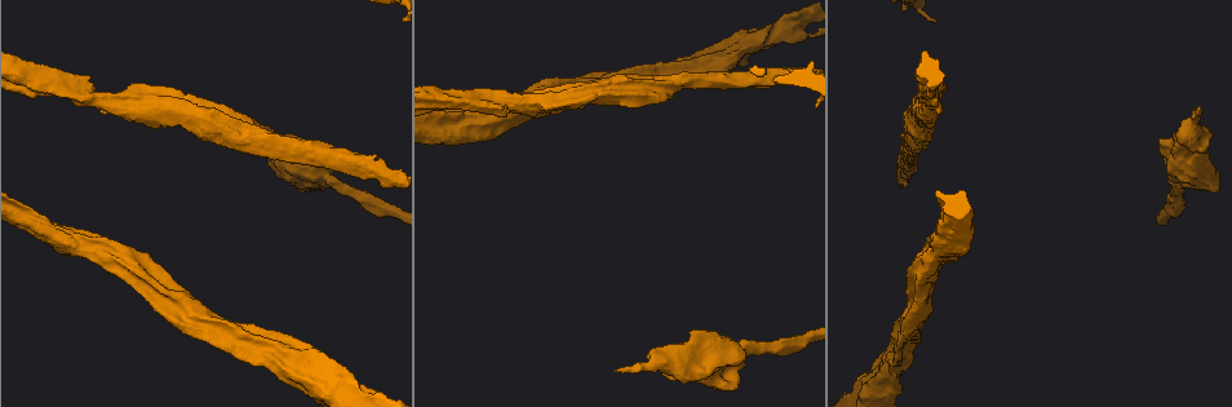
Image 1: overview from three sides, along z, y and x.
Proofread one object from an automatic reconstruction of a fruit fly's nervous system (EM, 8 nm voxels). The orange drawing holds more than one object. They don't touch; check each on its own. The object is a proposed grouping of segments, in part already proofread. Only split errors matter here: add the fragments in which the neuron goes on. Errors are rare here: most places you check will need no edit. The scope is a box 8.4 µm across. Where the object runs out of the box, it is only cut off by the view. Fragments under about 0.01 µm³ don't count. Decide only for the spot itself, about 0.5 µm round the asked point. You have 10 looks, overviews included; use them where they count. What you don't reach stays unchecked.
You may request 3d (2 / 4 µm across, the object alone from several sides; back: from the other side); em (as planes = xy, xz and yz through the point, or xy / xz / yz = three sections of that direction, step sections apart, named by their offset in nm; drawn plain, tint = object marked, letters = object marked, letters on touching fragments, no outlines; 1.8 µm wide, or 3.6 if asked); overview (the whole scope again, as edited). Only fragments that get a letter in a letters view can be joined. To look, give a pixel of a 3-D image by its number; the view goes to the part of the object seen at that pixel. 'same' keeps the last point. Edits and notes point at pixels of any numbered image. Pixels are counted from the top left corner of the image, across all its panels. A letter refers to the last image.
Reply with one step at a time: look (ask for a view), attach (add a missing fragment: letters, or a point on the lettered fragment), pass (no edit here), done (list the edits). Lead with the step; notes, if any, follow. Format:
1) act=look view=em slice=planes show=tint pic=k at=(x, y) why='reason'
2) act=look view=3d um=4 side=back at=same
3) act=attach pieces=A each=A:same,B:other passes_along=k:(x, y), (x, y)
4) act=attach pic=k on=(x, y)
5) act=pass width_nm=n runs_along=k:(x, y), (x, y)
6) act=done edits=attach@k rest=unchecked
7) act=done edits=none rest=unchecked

act=look view=em slice=yz step=16 show=tint pic=1 at=(1199, 108)

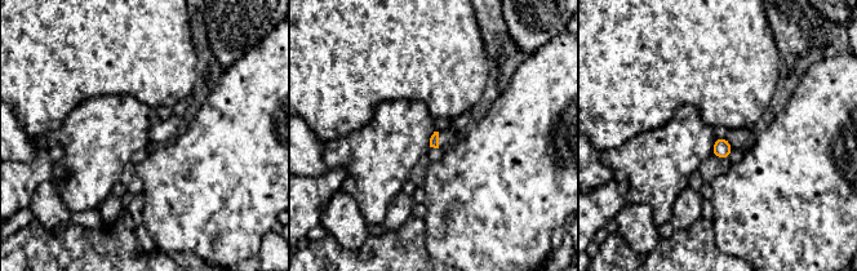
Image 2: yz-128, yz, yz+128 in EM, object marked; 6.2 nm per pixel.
act=look view=em slice=planes show=letters at=same

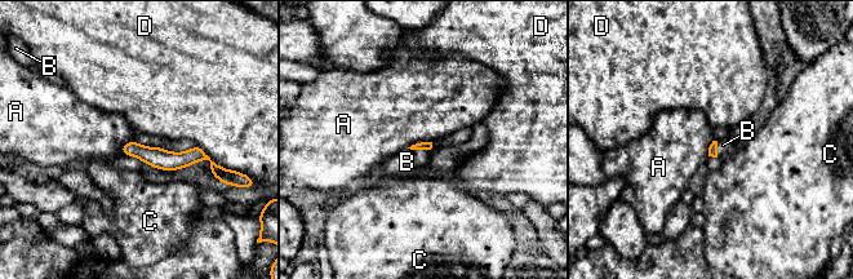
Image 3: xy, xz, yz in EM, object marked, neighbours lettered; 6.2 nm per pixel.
act=attach pieces=B each=A:other,B:same,C:other,D:other found='the neuron continues'

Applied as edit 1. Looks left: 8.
act=look view=3d um=4 pic=1 at=(569, 91) why='thick turns thin'

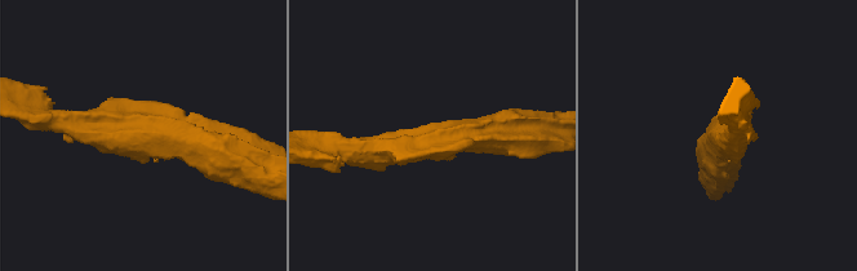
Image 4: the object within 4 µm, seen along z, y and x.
act=look view=em slice=xy step=4 show=tint pic=4 at=(143, 129) why='shape alone is not enough'

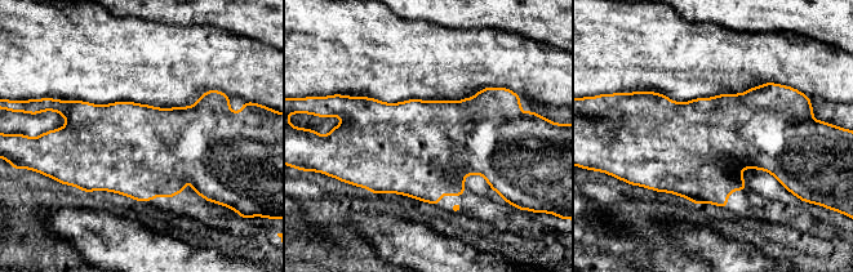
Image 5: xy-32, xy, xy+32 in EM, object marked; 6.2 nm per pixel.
act=look view=em slice=planes show=letters at=same why='cut it another way'

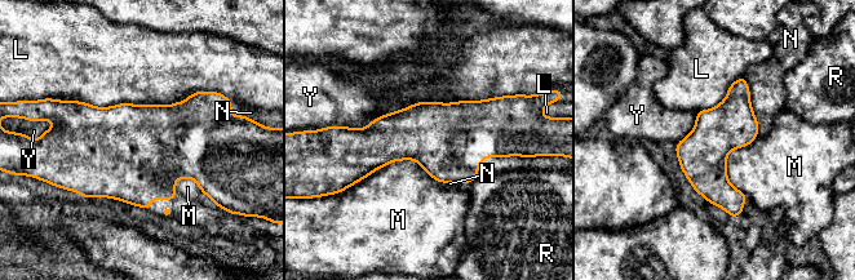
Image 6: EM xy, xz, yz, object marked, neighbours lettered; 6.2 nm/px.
act=pass longest_contact=L:950nm each=L:other,M:other,N:other,R:other,Y:other found='no lettered fragment goes on from it'

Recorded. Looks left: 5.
act=look view=em um=3.6 slice=xz step=8 show=letters pic=1 at=(386, 175) why='sudden change in width'

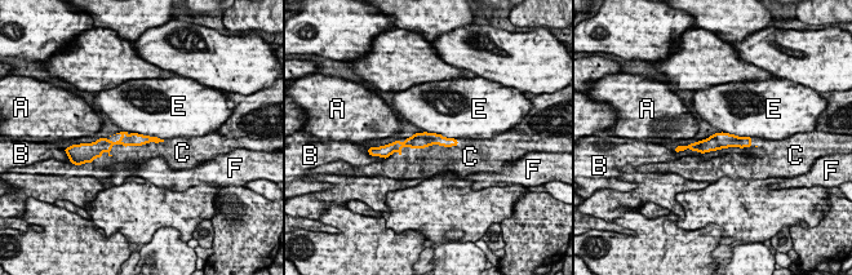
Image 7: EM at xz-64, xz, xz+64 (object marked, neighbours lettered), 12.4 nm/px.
act=attach pieces=C width_nm=160 each=A:other,B:other,C:same,E:other,F:other found='the neuron continues'

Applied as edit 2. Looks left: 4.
act=done edits=attach@3,attach@7 rest=unchecked

